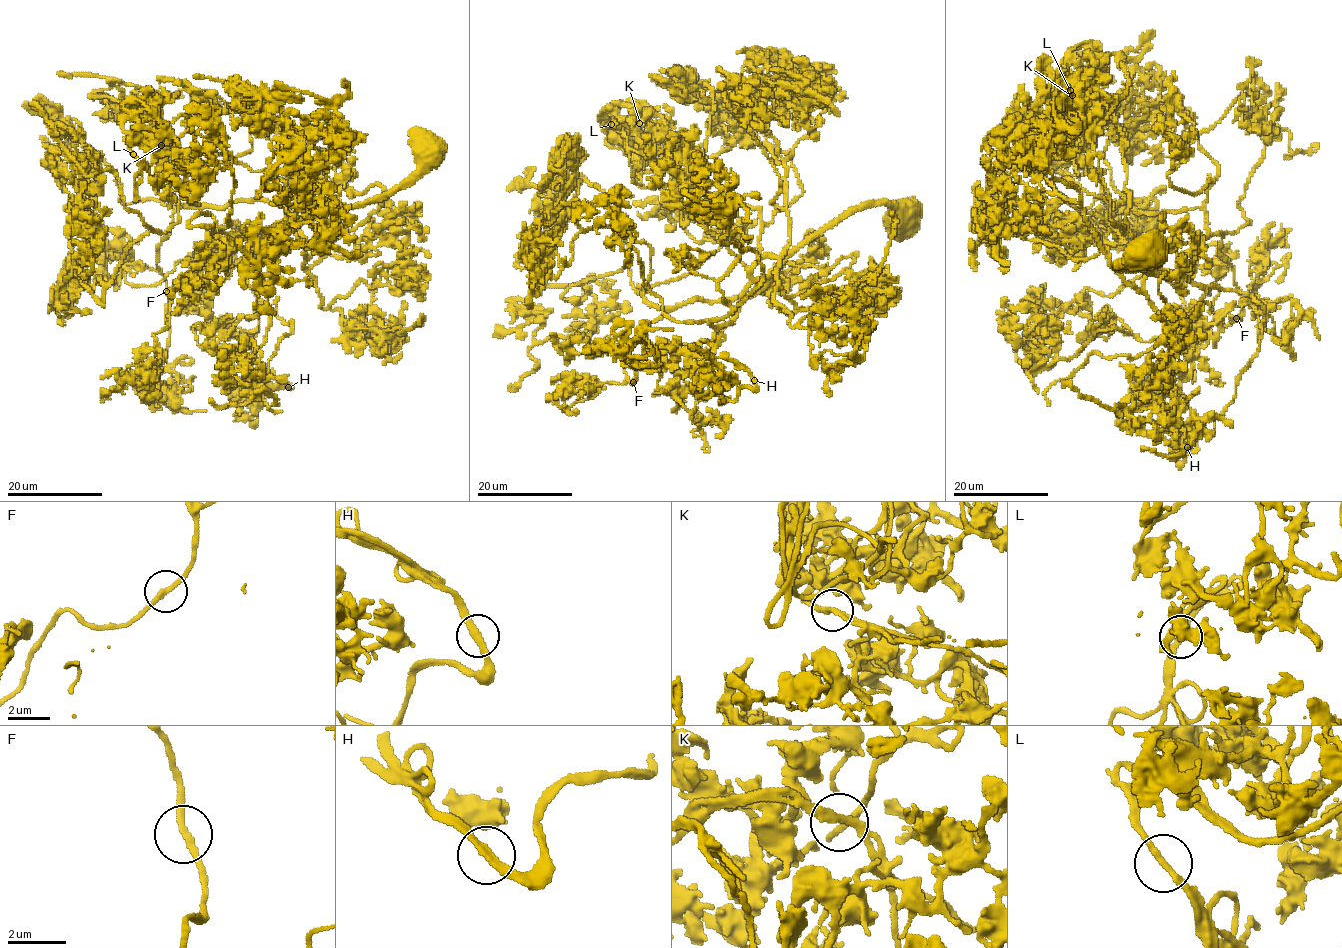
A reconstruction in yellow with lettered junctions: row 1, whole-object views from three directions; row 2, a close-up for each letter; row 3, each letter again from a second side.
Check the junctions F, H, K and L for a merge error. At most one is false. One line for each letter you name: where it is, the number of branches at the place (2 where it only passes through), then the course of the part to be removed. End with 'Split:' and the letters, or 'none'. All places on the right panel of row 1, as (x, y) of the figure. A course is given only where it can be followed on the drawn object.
Split: none

